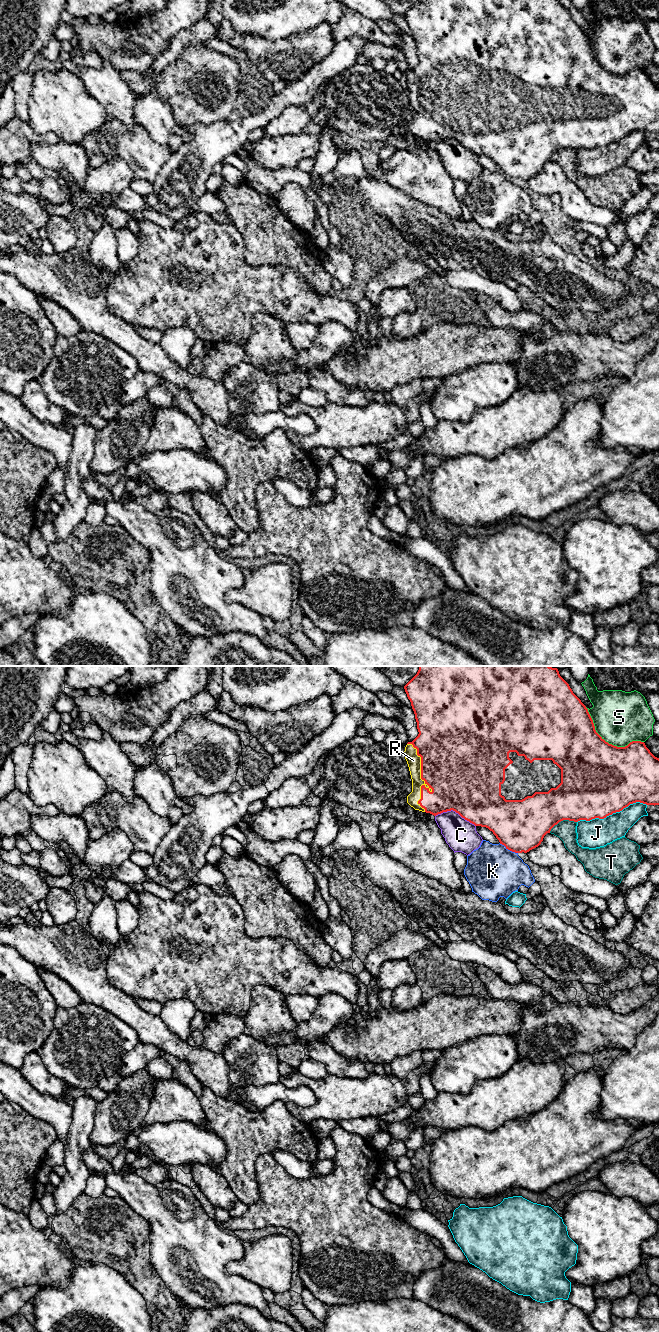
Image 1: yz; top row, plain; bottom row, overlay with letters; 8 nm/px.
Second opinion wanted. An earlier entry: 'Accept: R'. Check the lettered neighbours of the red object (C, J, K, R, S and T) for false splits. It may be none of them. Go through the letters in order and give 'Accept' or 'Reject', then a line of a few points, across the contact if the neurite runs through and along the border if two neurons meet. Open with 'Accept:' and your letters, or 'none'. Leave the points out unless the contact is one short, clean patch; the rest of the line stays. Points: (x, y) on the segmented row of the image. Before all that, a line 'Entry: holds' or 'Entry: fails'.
Entry: holds
Accept: R
C: Reject
J: Reject
K: Reject
R: Accept
S: Reject
T: Reject

